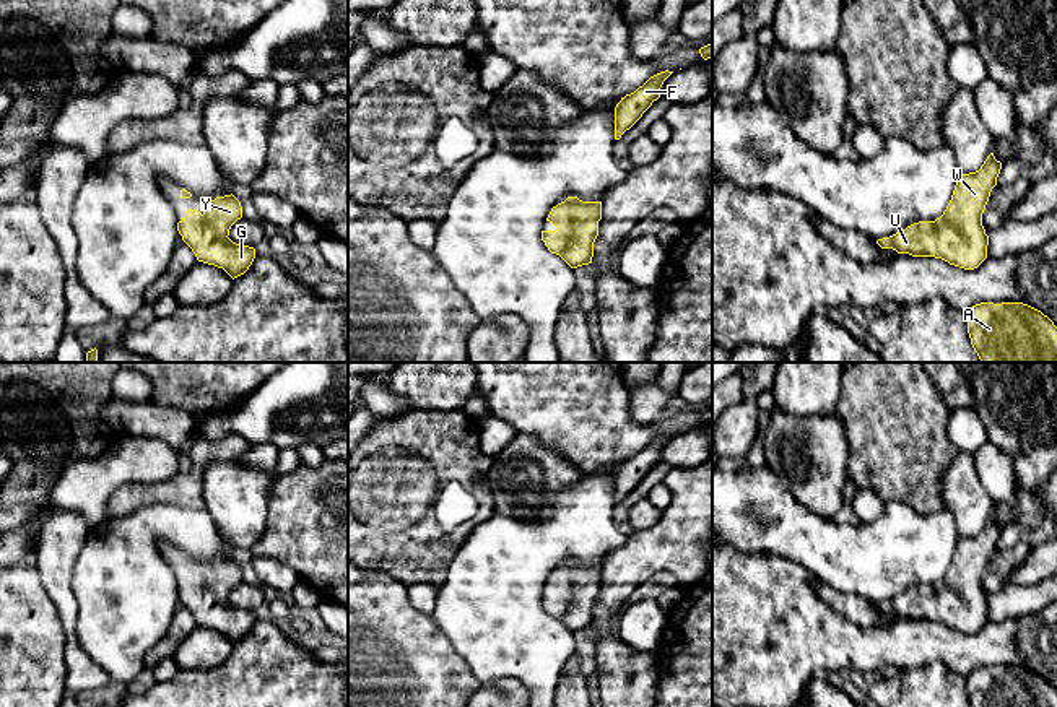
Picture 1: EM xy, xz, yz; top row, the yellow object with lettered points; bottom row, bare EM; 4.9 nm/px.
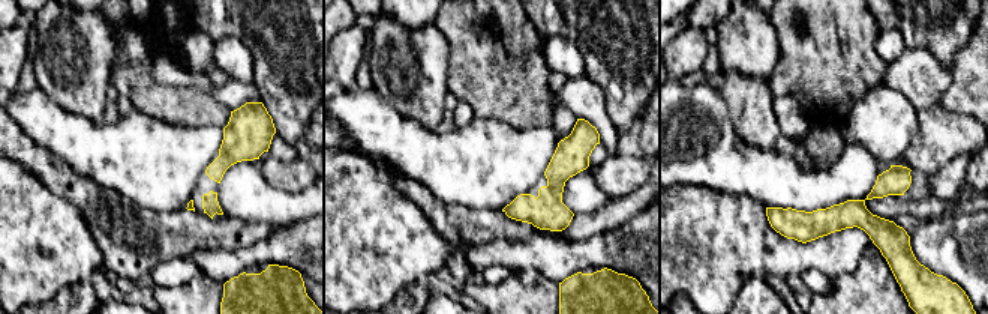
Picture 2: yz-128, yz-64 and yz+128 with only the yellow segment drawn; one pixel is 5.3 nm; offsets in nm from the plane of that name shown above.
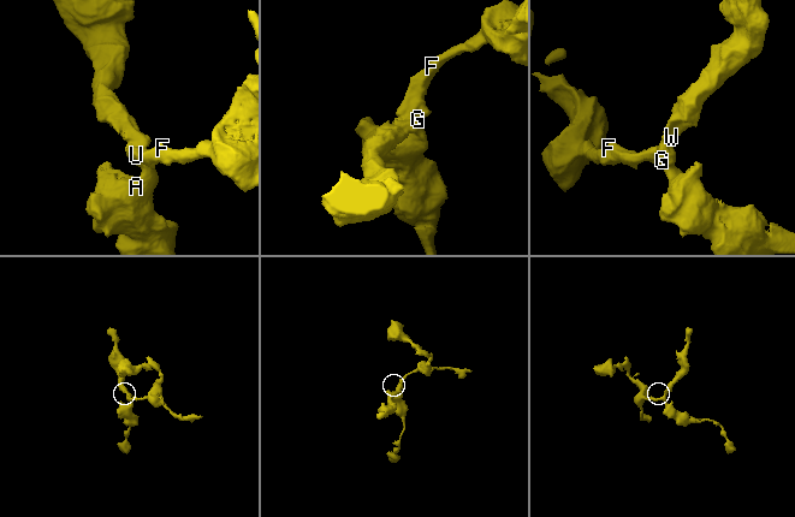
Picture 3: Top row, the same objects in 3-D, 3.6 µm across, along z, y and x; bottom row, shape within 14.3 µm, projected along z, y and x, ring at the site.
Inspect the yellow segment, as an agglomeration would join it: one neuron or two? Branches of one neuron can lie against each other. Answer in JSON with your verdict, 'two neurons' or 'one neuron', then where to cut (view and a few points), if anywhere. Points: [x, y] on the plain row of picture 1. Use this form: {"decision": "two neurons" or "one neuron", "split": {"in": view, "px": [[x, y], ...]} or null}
{"decision": "one neuron", "split": null}

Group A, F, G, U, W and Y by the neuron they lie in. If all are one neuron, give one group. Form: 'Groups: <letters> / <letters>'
Groups: A F G U W Y

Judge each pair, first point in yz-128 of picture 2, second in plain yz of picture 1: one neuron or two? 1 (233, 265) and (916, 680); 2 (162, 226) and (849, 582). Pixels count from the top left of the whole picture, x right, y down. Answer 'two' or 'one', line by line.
1: two
2: two

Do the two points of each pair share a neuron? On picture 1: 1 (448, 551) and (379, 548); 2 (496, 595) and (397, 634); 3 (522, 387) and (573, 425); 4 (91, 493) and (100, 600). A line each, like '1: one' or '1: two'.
1: one
2: two
3: one
4: two

